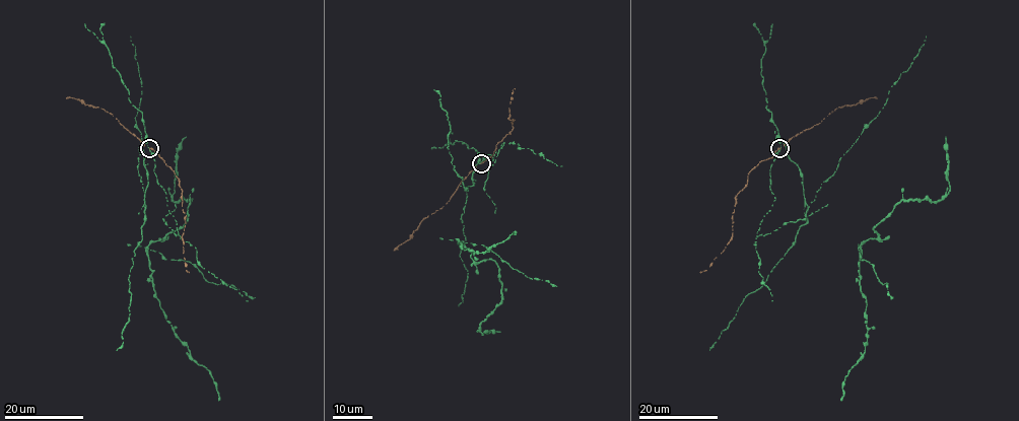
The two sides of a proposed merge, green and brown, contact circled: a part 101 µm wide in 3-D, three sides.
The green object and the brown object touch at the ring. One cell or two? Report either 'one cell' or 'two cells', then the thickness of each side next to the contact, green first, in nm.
two cells | 190/280 nm

